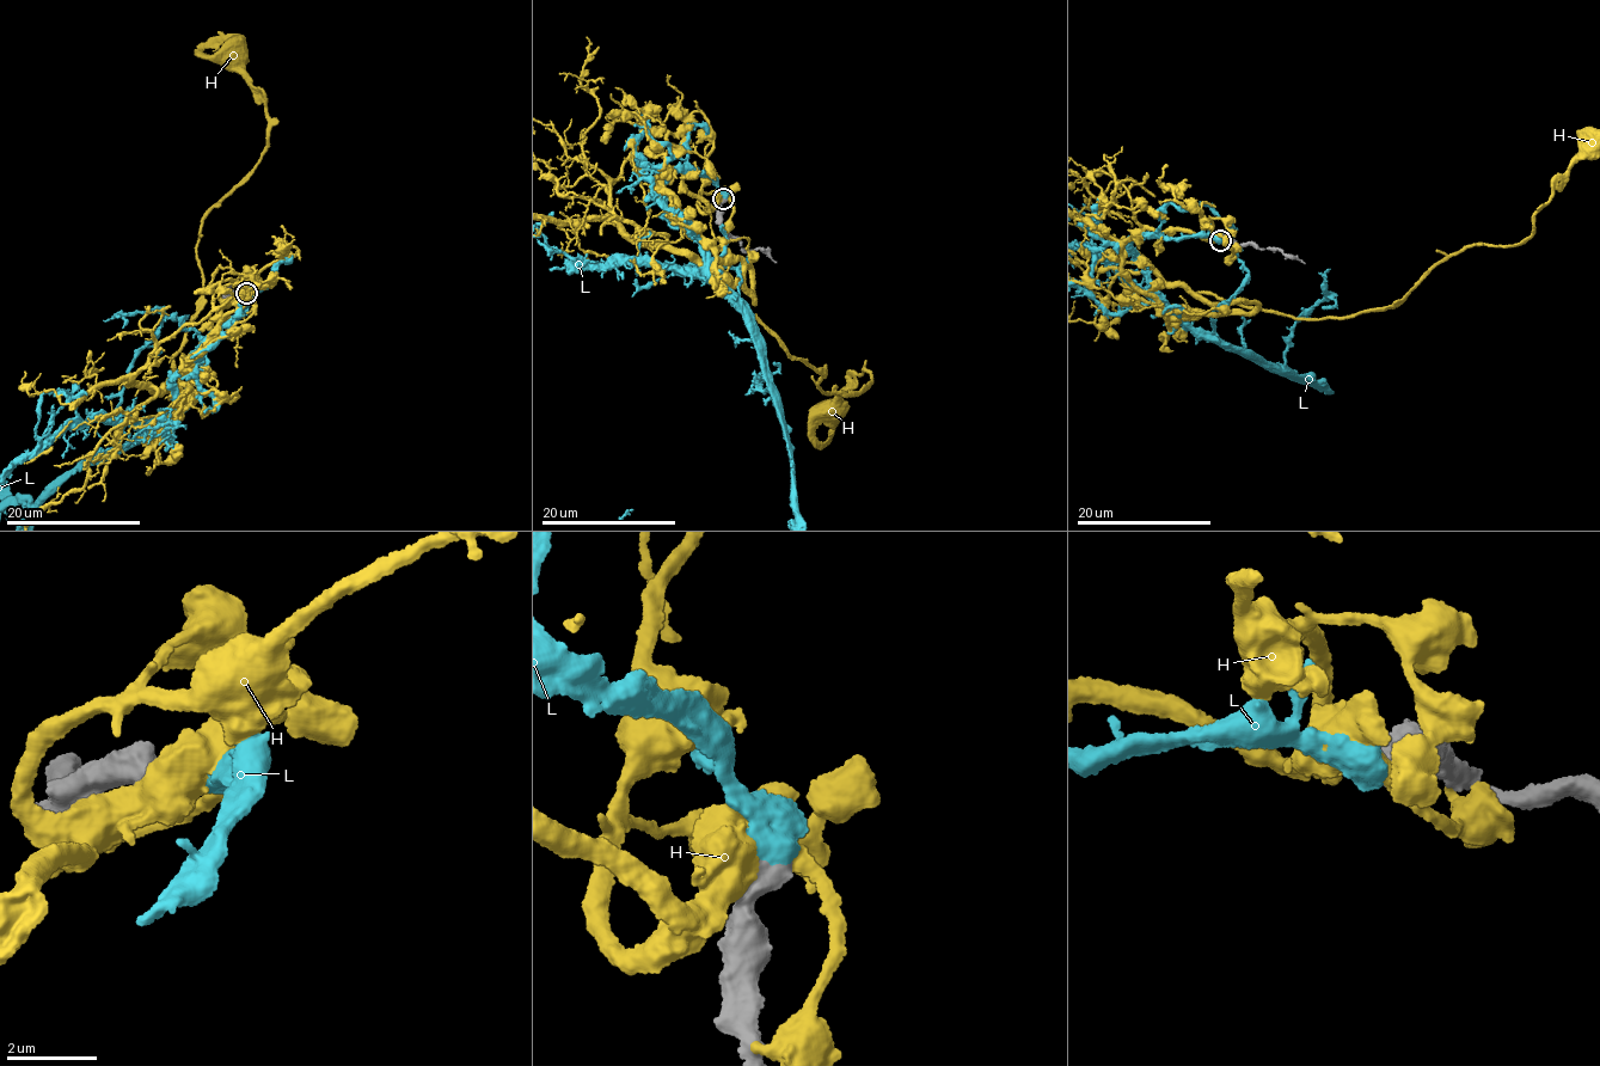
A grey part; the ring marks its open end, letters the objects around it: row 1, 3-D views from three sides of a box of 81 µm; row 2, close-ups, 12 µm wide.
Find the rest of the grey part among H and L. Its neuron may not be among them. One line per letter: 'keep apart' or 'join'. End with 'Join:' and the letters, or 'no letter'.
H: keep apart
L: join
Join: L

